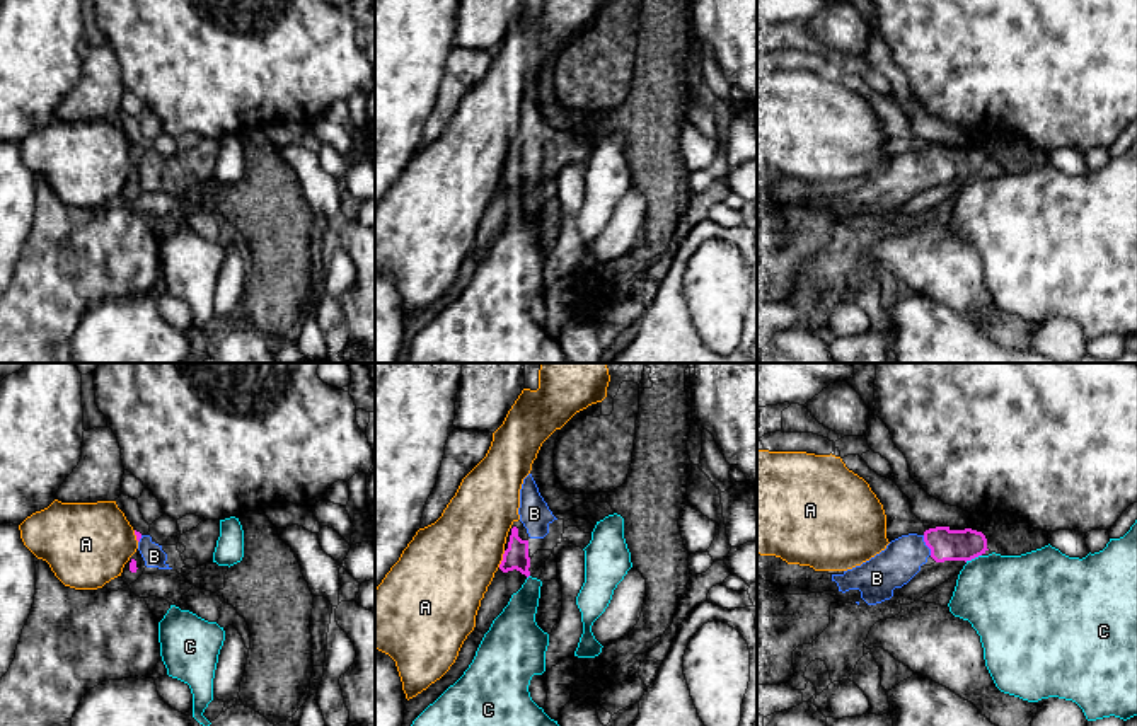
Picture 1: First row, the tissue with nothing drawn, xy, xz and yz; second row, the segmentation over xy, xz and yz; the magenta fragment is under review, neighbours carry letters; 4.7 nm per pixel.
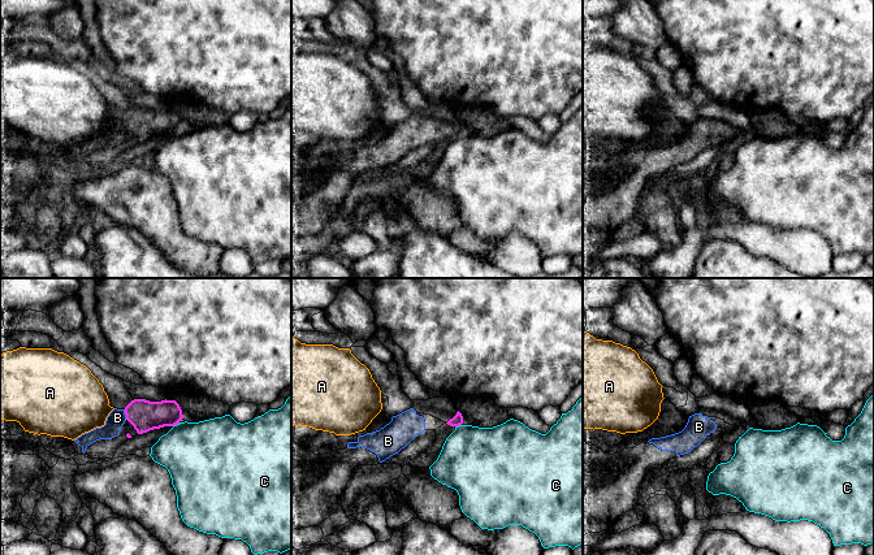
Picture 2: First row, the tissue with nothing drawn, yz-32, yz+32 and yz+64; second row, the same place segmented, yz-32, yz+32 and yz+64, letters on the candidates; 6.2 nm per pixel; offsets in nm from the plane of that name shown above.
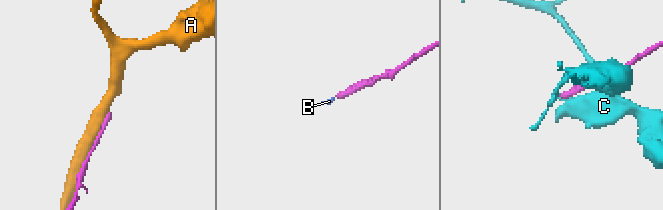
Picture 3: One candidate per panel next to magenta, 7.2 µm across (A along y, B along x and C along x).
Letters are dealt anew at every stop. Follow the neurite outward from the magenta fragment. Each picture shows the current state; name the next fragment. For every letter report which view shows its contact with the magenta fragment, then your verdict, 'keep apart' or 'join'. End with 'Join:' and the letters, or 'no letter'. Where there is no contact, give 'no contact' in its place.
A: contact in xz; keep apart
B: contact in yz; join
C: contact in yz; keep apart
Join: B

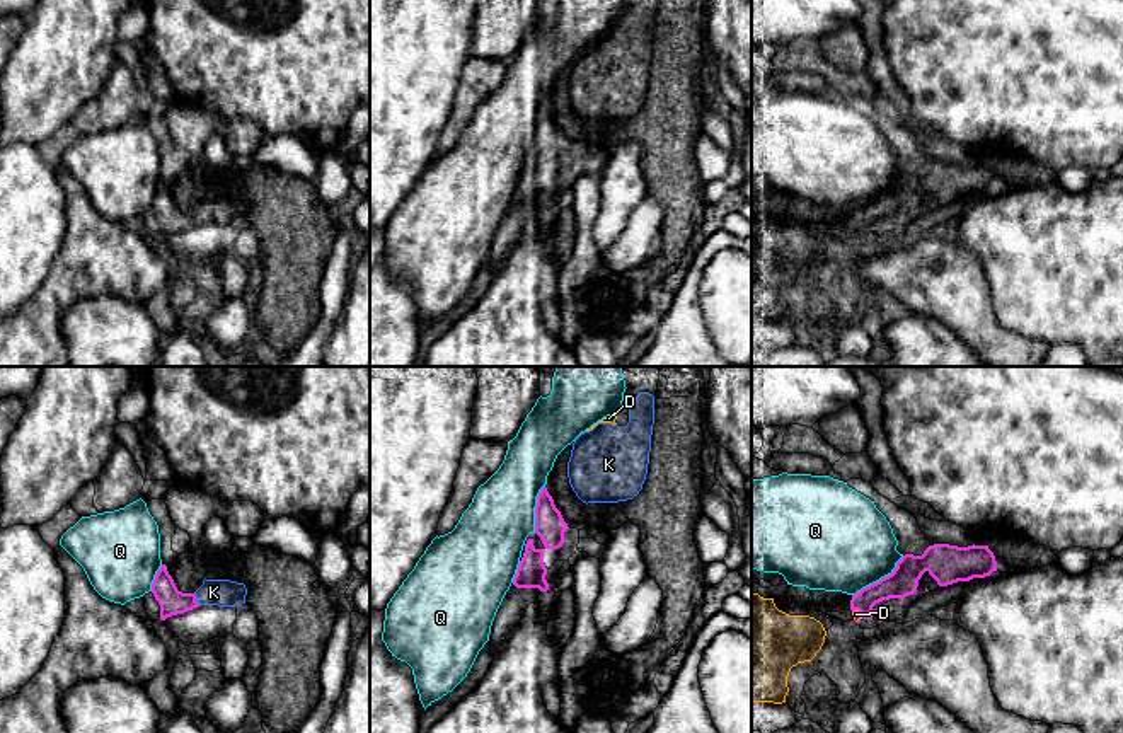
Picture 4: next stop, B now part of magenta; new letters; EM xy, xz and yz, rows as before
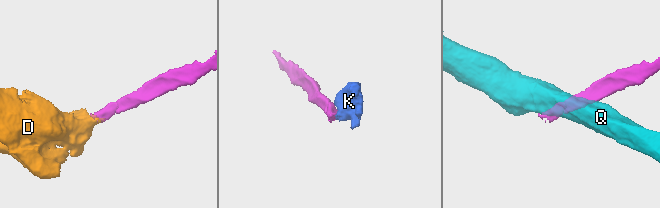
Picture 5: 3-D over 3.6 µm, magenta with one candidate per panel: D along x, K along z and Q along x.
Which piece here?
D: contact in yz; join
K: contact in xy; join
Q: contact in yz; keep apart
Join: D, K

